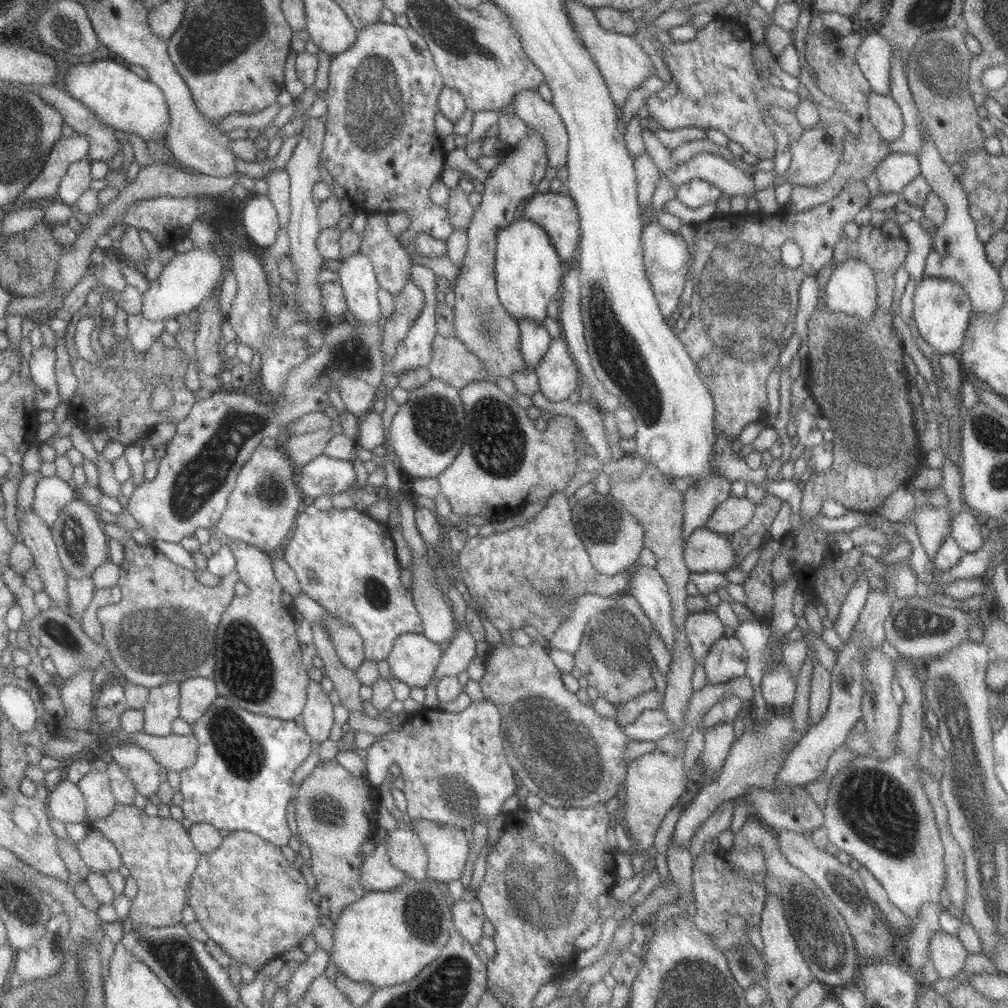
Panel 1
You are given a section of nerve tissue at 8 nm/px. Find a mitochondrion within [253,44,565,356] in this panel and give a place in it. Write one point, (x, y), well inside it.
(375, 98)

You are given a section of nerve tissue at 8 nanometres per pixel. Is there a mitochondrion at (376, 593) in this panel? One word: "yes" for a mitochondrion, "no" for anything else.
yes

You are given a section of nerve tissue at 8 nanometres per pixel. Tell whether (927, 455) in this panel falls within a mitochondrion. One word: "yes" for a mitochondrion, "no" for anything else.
no

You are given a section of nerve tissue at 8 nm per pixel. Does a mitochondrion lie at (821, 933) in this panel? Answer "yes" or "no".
yes

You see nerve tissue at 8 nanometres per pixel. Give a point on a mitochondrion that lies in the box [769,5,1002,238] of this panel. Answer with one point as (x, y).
(935, 68)

